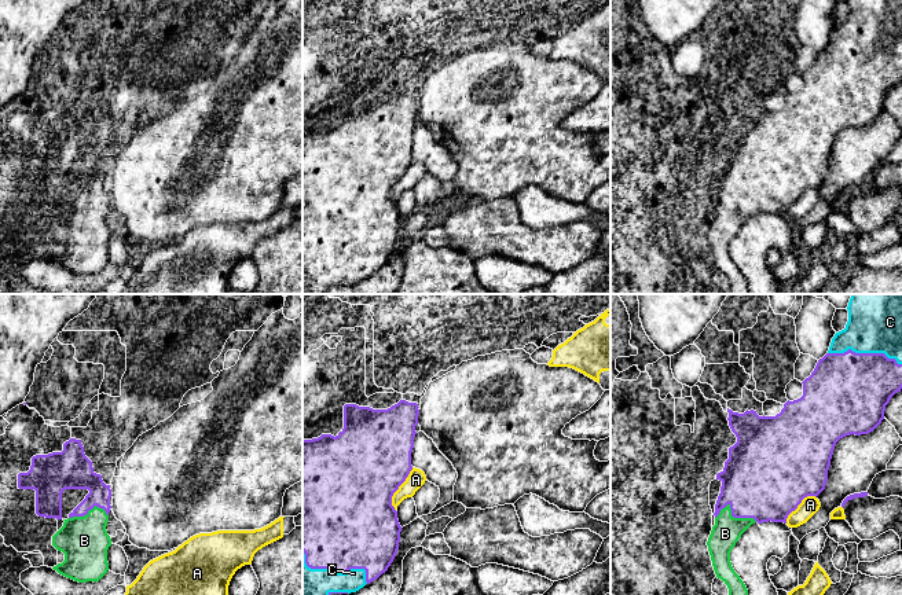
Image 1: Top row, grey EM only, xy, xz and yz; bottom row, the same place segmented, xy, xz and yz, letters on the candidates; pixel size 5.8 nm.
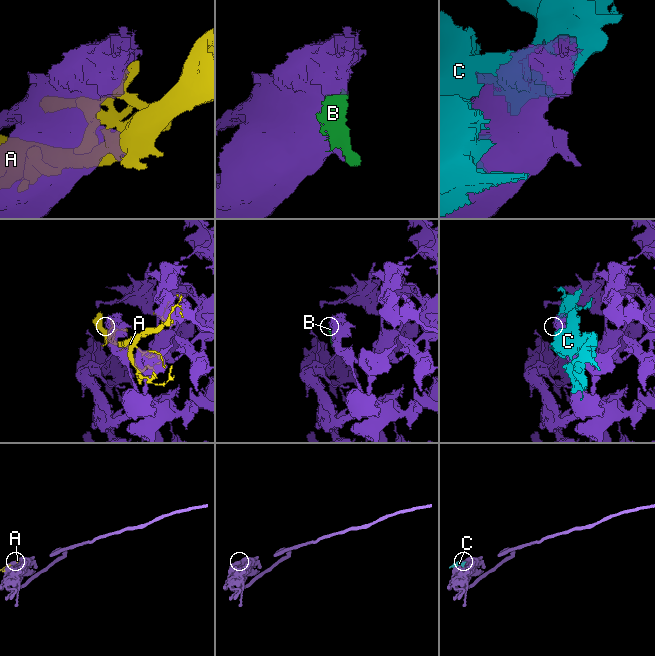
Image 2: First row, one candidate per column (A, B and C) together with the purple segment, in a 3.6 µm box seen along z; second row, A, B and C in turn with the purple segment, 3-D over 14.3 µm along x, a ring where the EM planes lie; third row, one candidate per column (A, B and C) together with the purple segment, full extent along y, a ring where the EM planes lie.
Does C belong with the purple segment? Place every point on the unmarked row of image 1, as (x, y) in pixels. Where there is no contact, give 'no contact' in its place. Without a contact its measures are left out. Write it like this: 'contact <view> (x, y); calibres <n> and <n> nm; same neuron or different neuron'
contact xz (334, 263); calibres 480 and 280 nm; same neuron

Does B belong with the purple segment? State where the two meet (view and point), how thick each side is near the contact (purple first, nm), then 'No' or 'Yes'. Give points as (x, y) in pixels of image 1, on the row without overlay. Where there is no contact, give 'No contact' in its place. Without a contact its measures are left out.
Touches purple at yz (733, 208). Thickness 440 nm (purple) against 170 nm. Yes

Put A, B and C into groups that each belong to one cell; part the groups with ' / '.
A / B C

